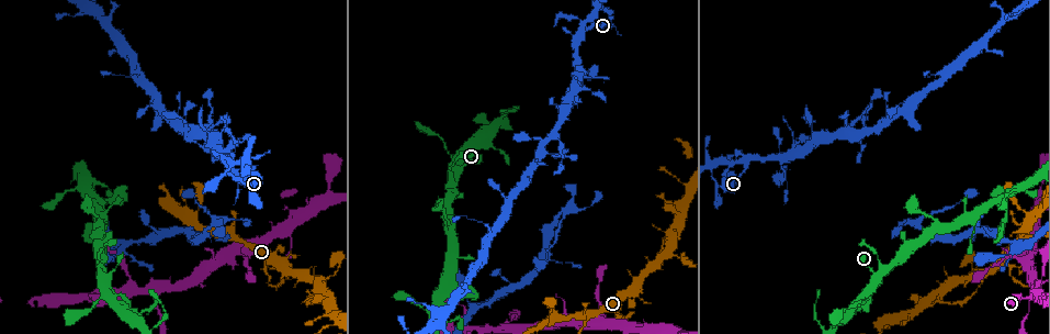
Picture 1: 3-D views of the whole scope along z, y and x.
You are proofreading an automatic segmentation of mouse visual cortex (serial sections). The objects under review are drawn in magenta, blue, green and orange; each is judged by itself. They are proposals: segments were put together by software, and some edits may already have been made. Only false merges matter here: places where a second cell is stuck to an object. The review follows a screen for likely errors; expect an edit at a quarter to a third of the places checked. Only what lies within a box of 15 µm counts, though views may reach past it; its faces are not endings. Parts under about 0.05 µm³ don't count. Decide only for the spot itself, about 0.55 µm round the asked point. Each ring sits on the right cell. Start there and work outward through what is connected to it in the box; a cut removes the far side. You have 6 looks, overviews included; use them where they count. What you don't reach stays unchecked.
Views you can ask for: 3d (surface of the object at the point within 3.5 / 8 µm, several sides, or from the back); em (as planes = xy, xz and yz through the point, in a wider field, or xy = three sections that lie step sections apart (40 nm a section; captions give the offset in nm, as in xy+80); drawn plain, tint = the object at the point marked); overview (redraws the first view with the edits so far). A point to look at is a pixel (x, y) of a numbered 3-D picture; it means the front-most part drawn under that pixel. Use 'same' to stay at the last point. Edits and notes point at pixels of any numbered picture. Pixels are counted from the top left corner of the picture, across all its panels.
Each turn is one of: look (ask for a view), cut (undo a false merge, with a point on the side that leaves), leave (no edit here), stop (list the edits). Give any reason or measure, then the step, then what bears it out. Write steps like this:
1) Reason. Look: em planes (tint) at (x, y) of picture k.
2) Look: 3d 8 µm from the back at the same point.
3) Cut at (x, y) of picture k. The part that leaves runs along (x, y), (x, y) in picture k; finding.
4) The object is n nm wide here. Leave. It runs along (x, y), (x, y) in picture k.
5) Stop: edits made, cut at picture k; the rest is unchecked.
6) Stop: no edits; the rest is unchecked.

Branch point. Look: 3d 3.5 µm from the back at (580, 37) of picture 1.

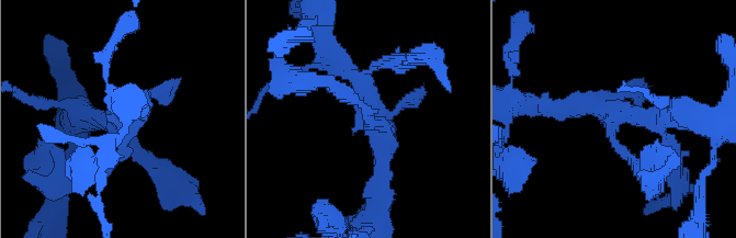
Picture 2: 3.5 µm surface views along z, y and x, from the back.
Look: em planes (tint) at (614, 117) of picture 2.

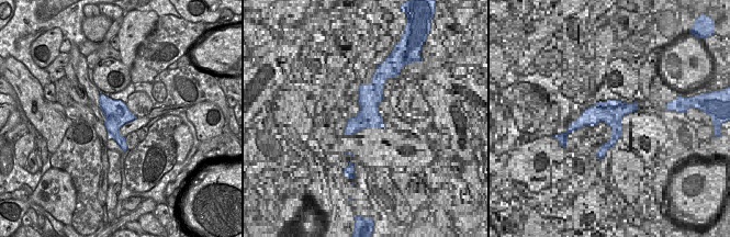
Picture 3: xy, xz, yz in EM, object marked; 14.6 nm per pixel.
The object is 360 nm wide here. Leave. It runs along (640, 169), (614, 143), (607, 109), (544, 109) in picture 2; all the same cell.

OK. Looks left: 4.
Abrupt turn. Look: 3d 3.5 µm at (784, 175) of picture 1.

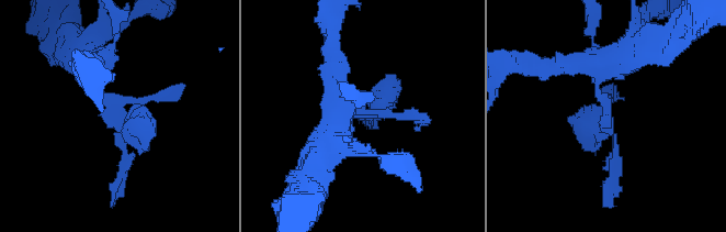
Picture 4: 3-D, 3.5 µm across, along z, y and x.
Look: em planes (tint) at (126, 122) of picture 4.

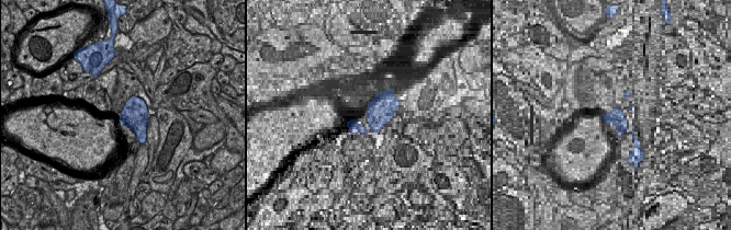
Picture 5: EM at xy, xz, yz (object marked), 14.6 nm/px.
Another direction. Look: em xy step 2 (tint) at the same point.

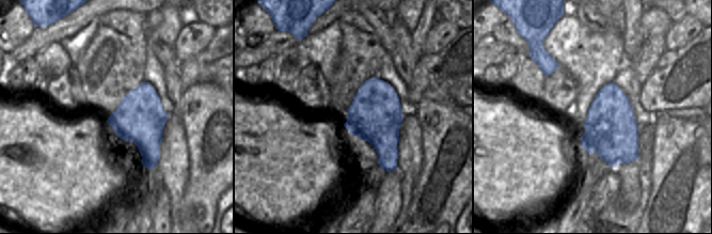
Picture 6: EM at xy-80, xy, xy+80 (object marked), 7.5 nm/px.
Leave. It runs along (92, 64), (115, 121), (149, 118) in picture 4; one cell here.

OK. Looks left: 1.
Stop: no edits; the rest is unchecked.

